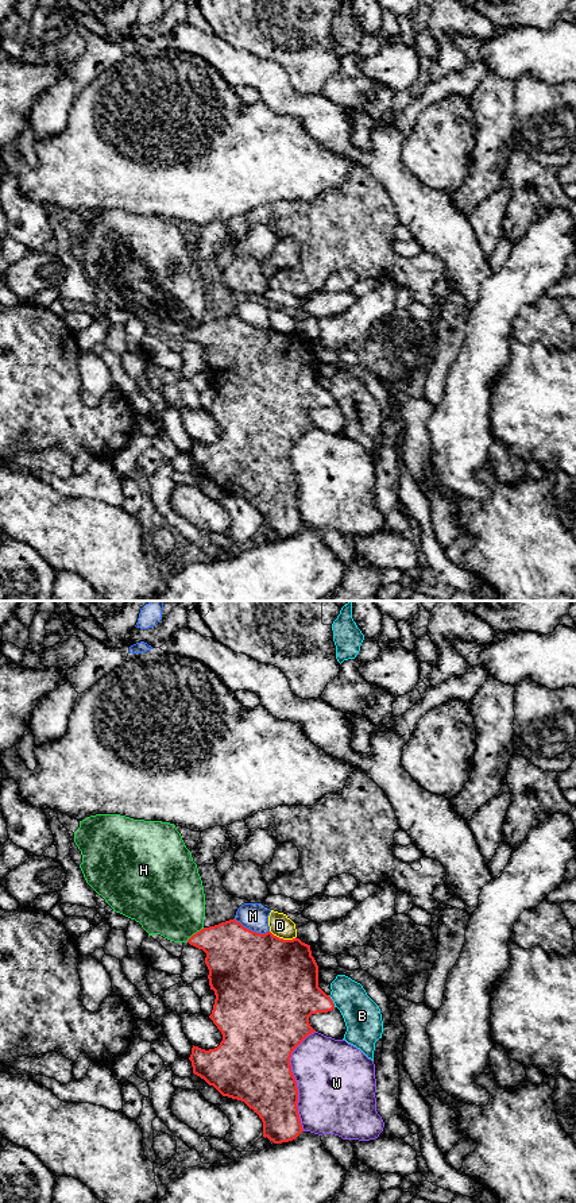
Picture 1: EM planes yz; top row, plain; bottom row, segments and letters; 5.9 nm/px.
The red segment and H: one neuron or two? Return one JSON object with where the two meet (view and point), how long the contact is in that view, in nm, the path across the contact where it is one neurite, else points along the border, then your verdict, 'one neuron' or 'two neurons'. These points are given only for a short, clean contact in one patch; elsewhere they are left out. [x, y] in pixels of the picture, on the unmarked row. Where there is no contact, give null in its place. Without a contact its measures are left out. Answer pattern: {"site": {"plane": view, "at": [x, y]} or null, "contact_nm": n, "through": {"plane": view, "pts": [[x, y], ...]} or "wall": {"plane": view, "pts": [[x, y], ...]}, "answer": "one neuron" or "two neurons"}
{"site": {"plane": "yz", "at": [196, 328]}, "contact_nm": 140, "wall": {"plane": "yz", "pts": [[204, 323], [186, 336]]}, "answer": "two neurons"}

